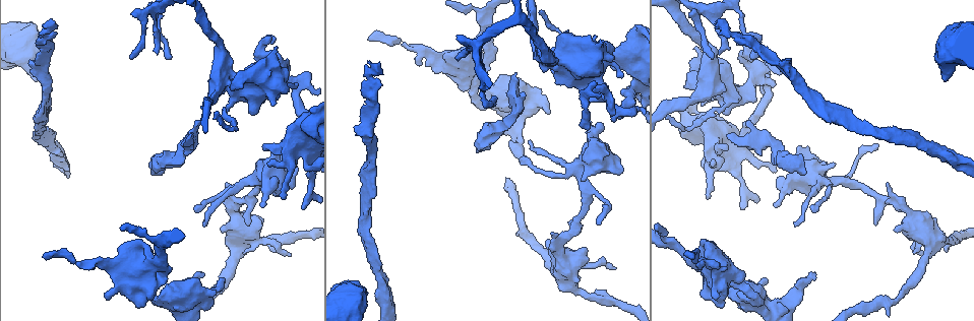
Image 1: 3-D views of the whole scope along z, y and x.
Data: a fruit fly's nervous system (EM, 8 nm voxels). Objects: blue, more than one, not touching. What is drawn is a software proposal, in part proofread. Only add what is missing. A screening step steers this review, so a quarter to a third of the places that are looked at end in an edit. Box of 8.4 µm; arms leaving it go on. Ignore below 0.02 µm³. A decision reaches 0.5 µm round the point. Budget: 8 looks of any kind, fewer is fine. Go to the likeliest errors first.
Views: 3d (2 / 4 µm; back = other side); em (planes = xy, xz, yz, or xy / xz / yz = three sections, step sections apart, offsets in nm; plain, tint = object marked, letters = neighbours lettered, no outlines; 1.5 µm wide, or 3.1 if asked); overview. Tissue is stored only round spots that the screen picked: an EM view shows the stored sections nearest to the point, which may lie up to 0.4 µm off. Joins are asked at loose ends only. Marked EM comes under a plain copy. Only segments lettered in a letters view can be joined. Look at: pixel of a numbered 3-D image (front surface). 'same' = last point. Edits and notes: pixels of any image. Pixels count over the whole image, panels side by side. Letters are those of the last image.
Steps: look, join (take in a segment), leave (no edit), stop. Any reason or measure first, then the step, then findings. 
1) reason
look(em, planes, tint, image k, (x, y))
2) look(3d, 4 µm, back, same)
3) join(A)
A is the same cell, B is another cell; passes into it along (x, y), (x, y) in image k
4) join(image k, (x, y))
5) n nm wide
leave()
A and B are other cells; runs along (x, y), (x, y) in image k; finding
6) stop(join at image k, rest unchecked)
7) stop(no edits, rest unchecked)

thick end
look(3d, 2 µm, image 1, (945, 81))

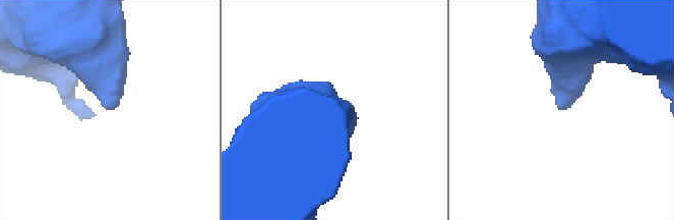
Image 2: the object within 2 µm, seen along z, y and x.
look(em, planes, letters, image 2, (564, 107))

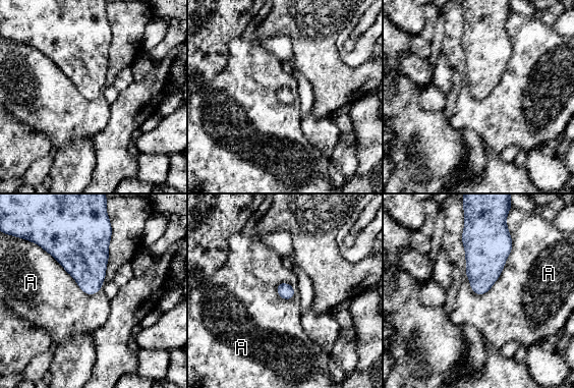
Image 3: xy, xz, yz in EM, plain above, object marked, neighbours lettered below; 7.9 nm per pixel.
leave()
A is another cell; border along (463, 223), (465, 274), (480, 295) in image 3; no lettered segment goes on from it

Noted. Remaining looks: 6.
free end
look(em, xz, step 4, tint, image 1, (36, 55))

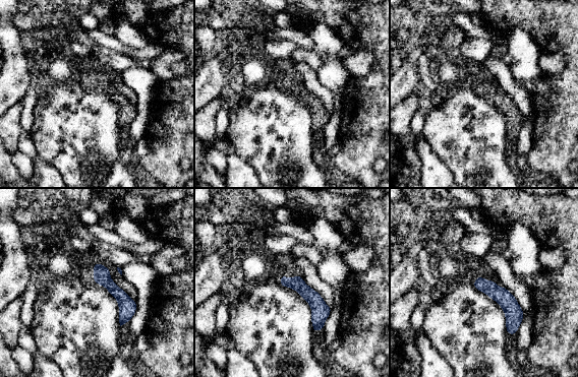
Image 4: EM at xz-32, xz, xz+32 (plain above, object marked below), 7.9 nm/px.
look(em, yz, step 4, letters, same)

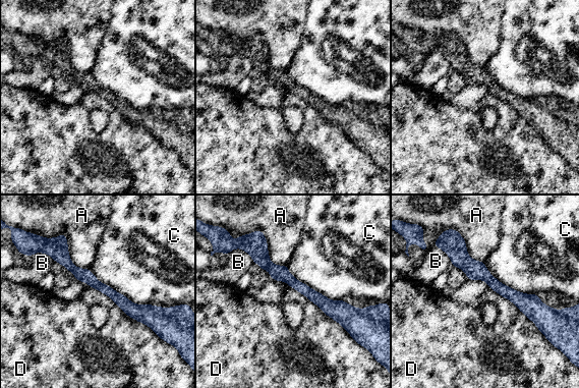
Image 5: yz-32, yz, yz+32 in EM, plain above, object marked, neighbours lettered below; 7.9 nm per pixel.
leave()
A, B, C and D are other cells; runs along (56, 255), (147, 320) in image 5; none of them fits

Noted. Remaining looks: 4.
free end
look(3d, 4 µm, image 1, (298, 169))

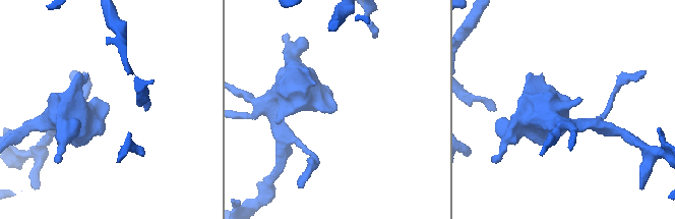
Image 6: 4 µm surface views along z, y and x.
shape alone is not enough
look(em, planes, letters, image 6, (108, 110))

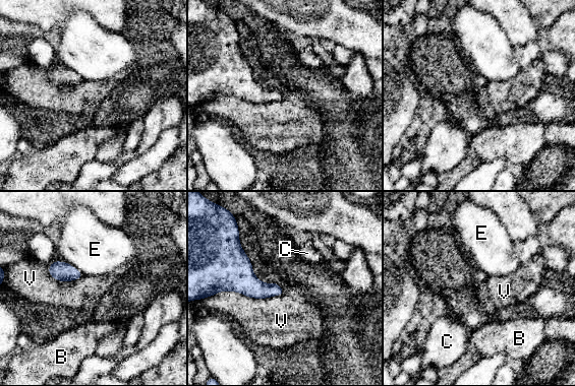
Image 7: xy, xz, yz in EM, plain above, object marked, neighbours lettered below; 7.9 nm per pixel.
leave()
B, C, E and V are other cells; border along (282, 294), (210, 297) in image 7; none of them fits

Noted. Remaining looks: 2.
stop(no edits, rest unchecked)

